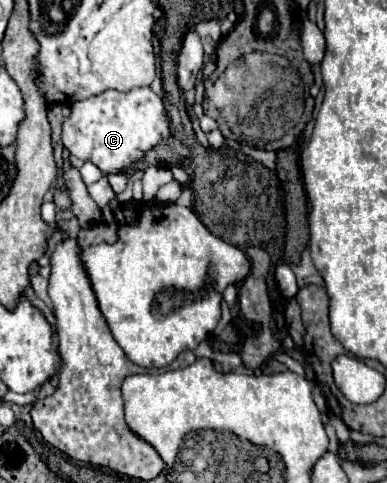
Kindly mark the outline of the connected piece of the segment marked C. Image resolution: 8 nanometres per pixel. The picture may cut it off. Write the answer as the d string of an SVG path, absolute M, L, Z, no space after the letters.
M132 88L130 92L104 90L92 98L72 104L70 116L62 124L64 148L80 158L96 164L104 174L118 174L134 168L148 150L170 136L170 120L162 98L152 88Z

